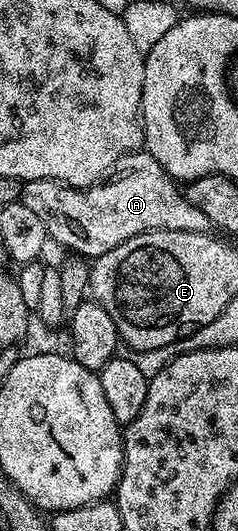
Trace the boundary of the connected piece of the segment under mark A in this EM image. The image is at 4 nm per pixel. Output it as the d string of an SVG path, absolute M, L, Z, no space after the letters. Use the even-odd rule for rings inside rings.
M146 152L126 154L121 160L117 160L115 169L108 177L86 188L64 186L62 182L50 182L49 180L25 182L19 201L39 217L41 224L45 224L48 239L52 243L60 242L67 252L88 260L100 258L105 252L117 248L117 244L125 244L125 240L145 232L168 230L169 232L205 234L212 229L209 216L205 216L201 208L193 208L193 204L189 204L186 193L180 189L175 179L167 175L165 168L161 168L157 159Z

